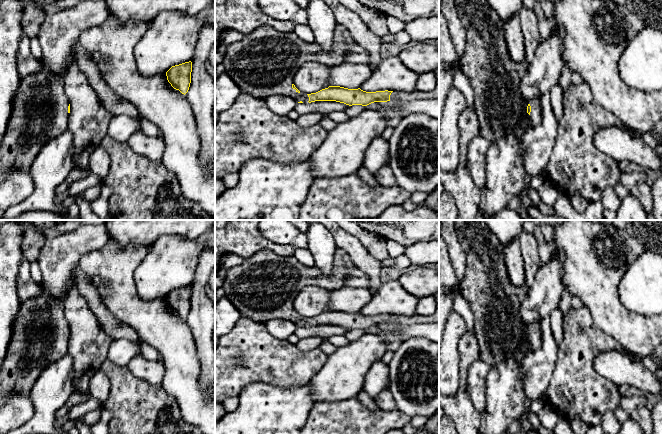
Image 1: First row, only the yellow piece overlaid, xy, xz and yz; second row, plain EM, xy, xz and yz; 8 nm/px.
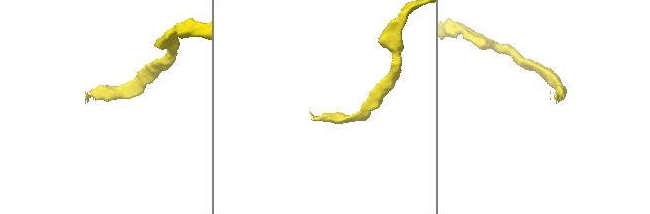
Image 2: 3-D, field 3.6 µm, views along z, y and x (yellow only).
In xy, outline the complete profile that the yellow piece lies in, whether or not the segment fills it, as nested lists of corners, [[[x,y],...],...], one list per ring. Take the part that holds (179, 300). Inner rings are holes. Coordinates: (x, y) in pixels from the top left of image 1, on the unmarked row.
[[[185,286],[172,290],[167,296],[167,304],[171,310],[179,314],[182,318],[186,318],[191,307],[192,286]]]

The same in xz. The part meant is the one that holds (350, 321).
[[[337,248],[333,259],[333,268],[330,275],[324,275],[320,269],[306,266],[300,263],[294,256],[282,257],[269,250],[262,250],[252,257],[227,271],[223,280],[225,297],[236,307],[242,317],[249,318],[260,323],[267,323],[273,319],[283,319],[295,323],[298,327],[311,327],[315,325],[336,325],[346,329],[367,330],[374,326],[390,325],[393,315],[366,316],[358,313],[348,313],[340,310],[329,310],[316,317],[304,318],[293,308],[293,302],[297,294],[305,286],[316,286],[327,289],[339,289],[347,285],[346,275],[356,267],[349,254],[341,248]]]

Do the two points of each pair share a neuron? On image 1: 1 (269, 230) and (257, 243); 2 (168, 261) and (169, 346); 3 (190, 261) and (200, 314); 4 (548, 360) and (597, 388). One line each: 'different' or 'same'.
1: different
2: different
3: different
4: different

